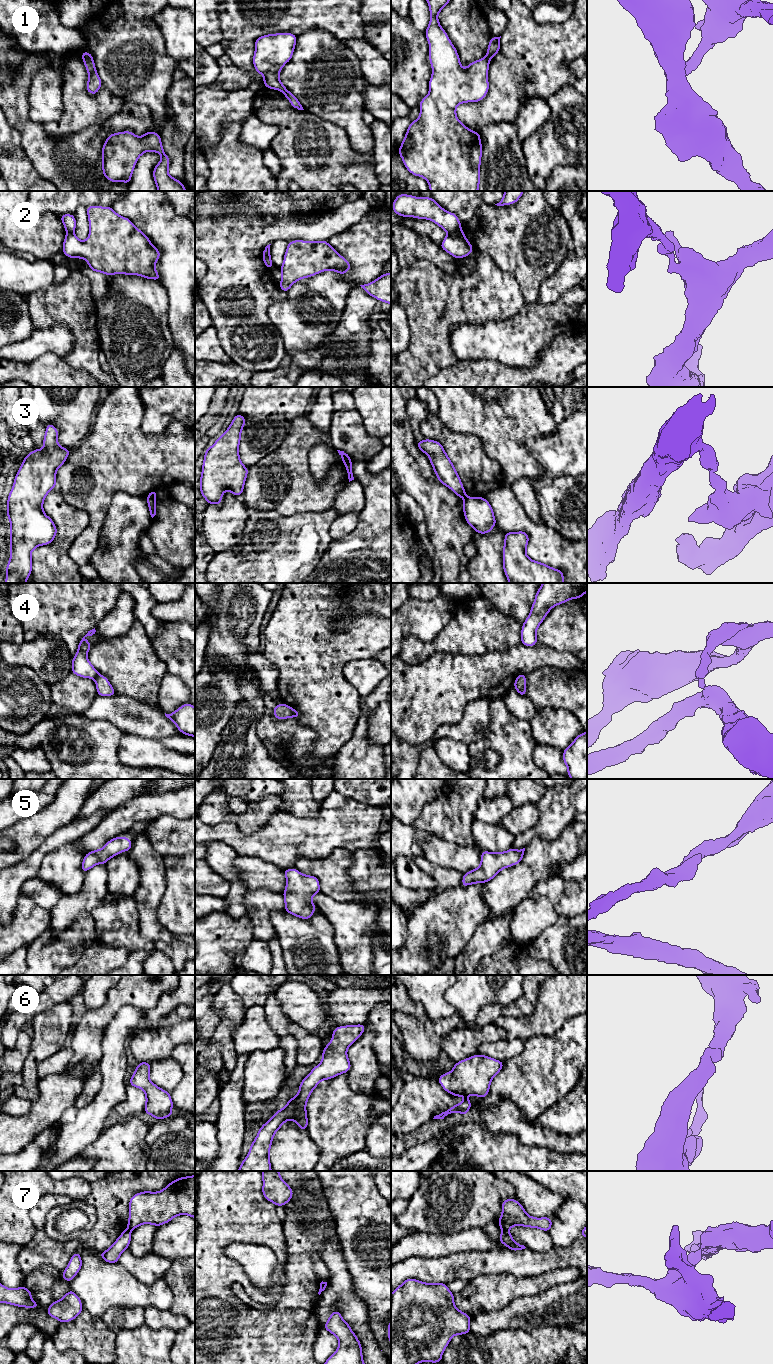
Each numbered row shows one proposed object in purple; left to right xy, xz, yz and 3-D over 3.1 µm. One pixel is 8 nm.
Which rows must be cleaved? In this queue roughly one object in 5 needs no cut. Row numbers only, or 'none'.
1, 2, 3, 4, 7

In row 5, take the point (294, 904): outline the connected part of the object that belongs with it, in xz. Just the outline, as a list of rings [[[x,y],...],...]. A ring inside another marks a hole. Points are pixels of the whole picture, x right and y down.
[[[285,869],[285,891],[282,893],[285,911],[301,919],[310,919],[317,907],[312,903],[315,894],[321,892],[319,879],[304,875],[297,869]]]

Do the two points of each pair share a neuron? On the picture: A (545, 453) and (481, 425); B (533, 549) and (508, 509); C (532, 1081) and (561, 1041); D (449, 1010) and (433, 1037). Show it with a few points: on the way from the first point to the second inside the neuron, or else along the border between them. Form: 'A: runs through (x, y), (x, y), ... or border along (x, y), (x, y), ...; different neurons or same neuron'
A: border along (546, 434), (530, 437), (525, 444), (538, 464); different neurons
B: runs through (533, 539), (533, 533), (518, 519); same neuron
C: runs through (542, 1071), (561, 1051); same neuron
D: border along (427, 1017), (432, 1021), (440, 1020); different neurons

